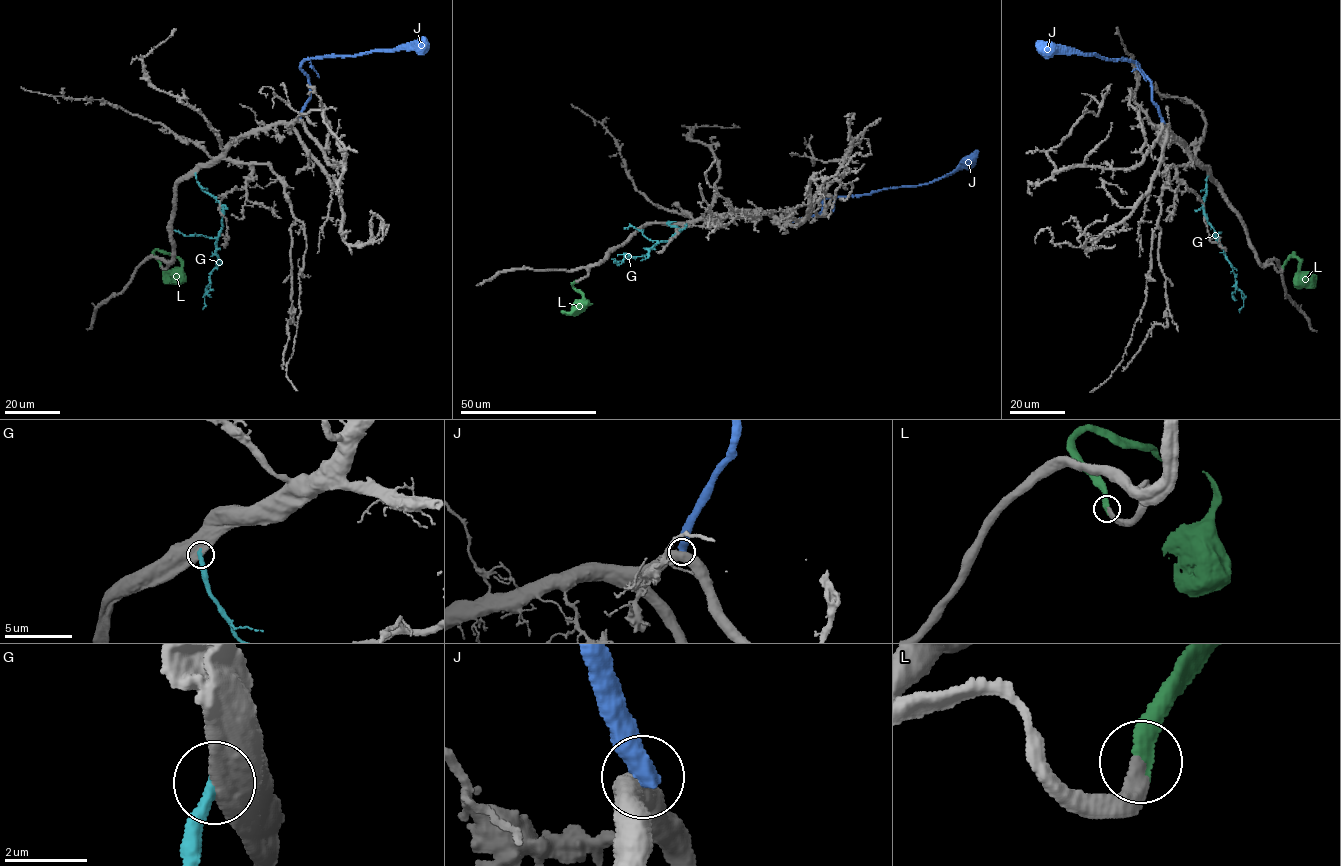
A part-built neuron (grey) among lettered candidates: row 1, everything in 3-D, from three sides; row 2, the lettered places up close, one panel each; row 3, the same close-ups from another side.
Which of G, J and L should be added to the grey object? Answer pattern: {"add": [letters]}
{"add": ["L"]}

